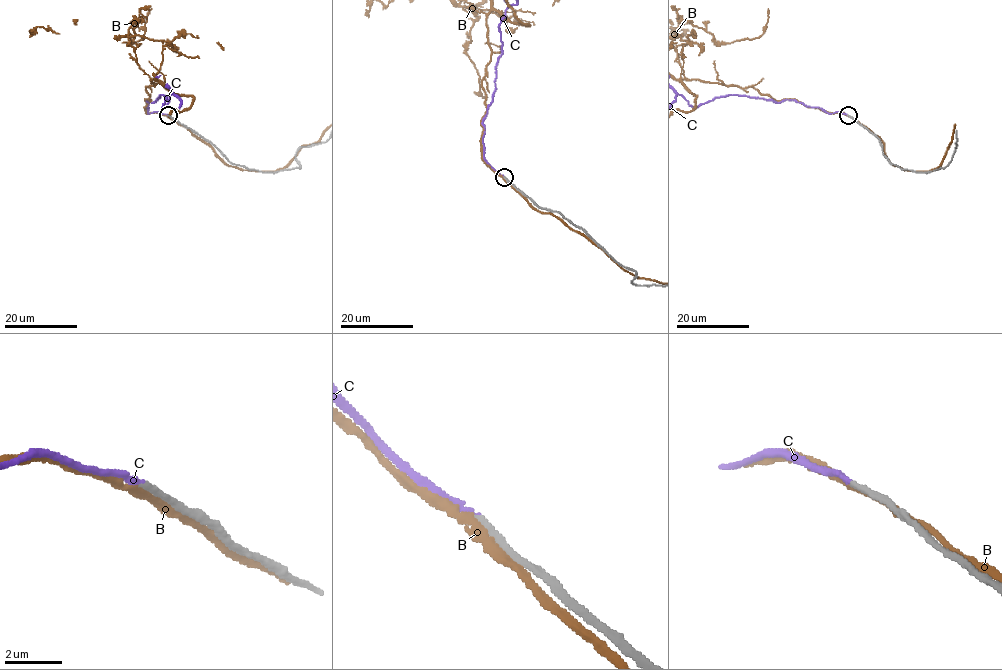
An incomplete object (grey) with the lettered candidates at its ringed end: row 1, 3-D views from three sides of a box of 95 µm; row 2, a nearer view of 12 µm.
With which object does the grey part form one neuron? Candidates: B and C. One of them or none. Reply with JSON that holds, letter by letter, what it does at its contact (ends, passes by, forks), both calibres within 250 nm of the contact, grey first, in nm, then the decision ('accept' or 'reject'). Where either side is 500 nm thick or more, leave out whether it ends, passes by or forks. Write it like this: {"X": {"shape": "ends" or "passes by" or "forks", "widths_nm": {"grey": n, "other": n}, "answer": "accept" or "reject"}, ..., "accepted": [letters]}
{"B": {"shape": "passes by", "widths_nm": {"grey": 240, "other": 280}, "answer": "reject"}, "C": {"shape": "ends", "widths_nm": {"grey": 220, "other": 160}, "answer": "accept"}, "accepted": ["C"]}

